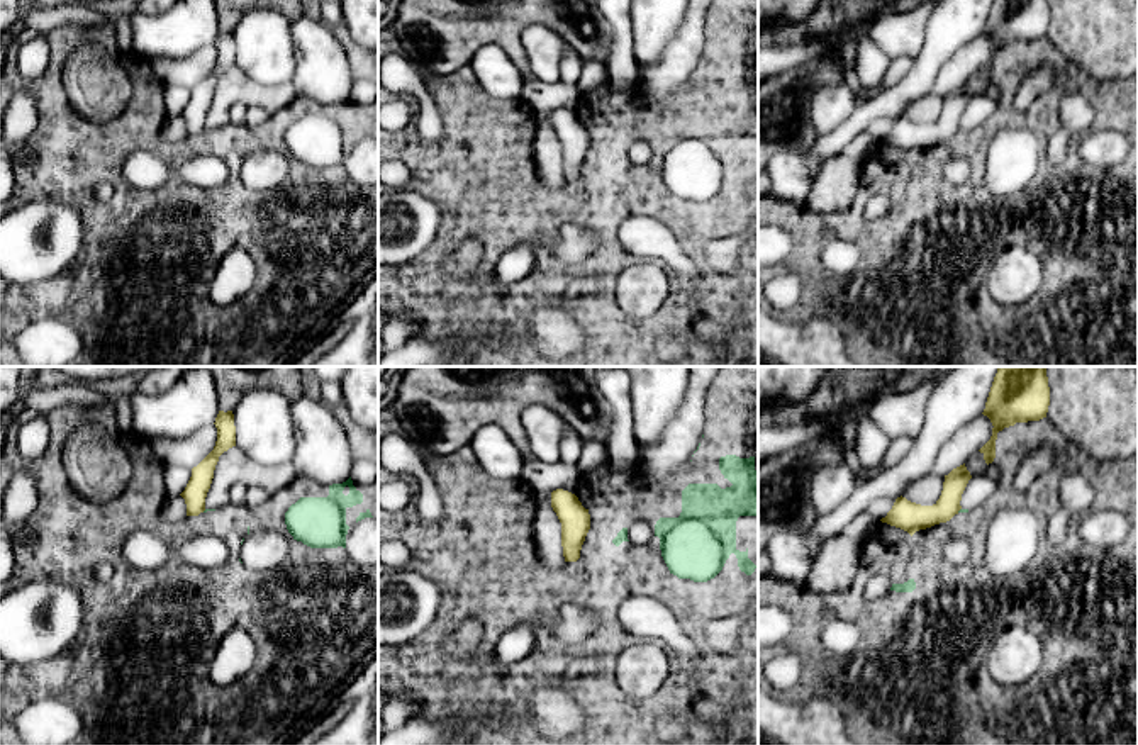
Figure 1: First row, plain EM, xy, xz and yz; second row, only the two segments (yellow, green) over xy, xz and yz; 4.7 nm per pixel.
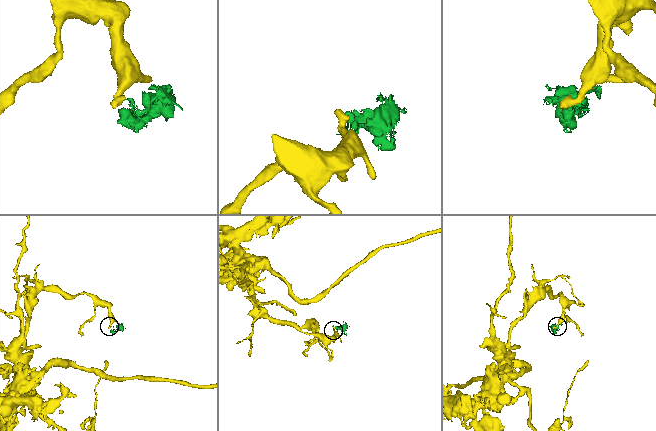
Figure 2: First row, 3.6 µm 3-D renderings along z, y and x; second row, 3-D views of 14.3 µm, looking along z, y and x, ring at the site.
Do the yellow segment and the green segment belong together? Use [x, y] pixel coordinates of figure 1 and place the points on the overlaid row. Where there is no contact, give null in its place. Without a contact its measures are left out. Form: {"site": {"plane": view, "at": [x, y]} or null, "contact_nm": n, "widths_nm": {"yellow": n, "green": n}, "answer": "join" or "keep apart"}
{"site": {"plane": "yz", "at": [959, 509]}, "contact_nm": 30, "widths_nm": {"yellow": 140, "green": 20}, "answer": "keep apart"}

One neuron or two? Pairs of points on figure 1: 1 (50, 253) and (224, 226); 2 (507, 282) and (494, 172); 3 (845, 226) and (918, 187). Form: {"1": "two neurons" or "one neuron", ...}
{"1": "two neurons", "2": "two neurons", "3": "one neuron"}

